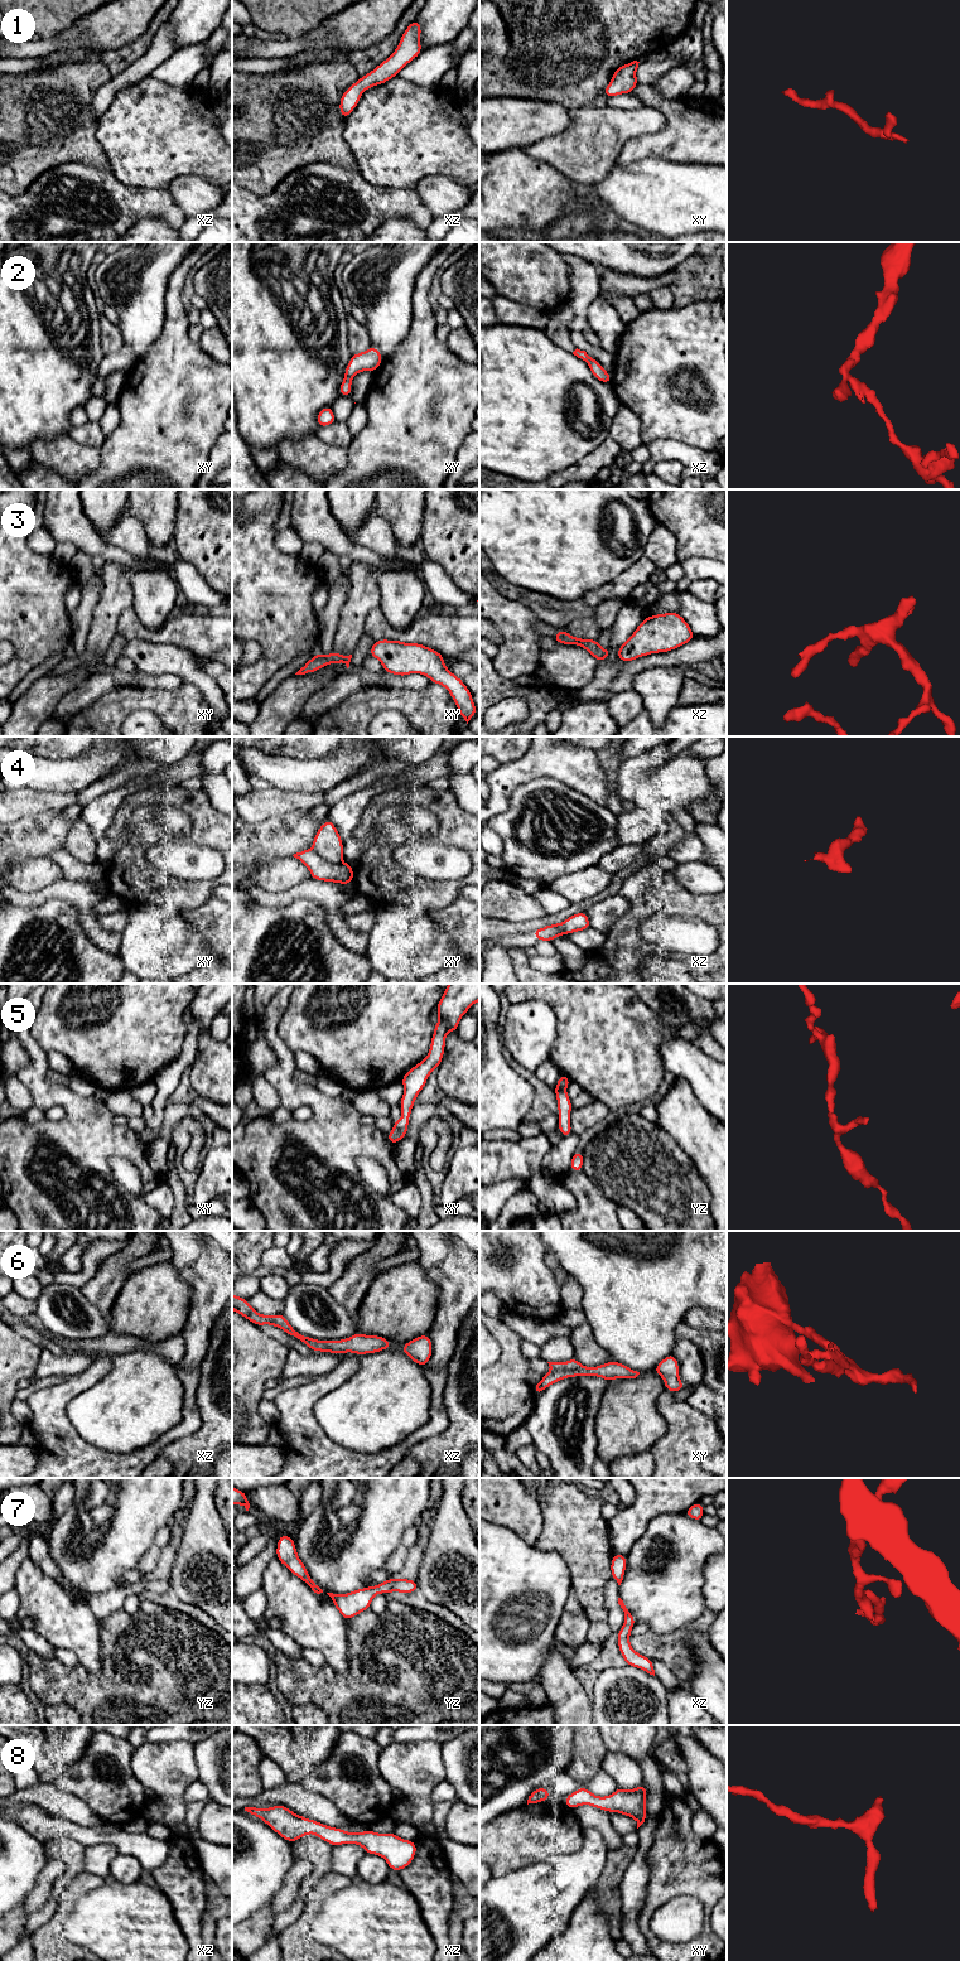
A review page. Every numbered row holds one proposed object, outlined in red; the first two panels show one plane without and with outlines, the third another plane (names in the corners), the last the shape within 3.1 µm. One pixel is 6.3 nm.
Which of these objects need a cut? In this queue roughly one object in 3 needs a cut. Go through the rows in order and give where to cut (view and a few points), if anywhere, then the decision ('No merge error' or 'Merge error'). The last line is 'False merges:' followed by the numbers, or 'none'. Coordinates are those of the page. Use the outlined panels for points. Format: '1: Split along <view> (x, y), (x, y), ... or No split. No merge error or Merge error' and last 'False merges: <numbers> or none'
1: No split. No merge error
2: No split. No merge error
3: No split. No merge error
4: Split along xy (312, 849), (327, 860), (338, 864). Merge error
5: No split. No merge error
6: No split. No merge error
7: No split. No merge error
8: No split. No merge error
False merges: 4

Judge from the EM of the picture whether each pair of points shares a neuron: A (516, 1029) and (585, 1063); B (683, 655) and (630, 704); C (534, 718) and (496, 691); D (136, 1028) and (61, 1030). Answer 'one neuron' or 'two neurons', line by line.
A: two neurons
B: two neurons
C: one neuron
D: one neuron

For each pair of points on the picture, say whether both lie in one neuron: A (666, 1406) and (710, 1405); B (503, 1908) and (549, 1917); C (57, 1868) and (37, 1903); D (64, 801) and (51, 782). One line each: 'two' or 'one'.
A: two
B: one
C: one
D: two

